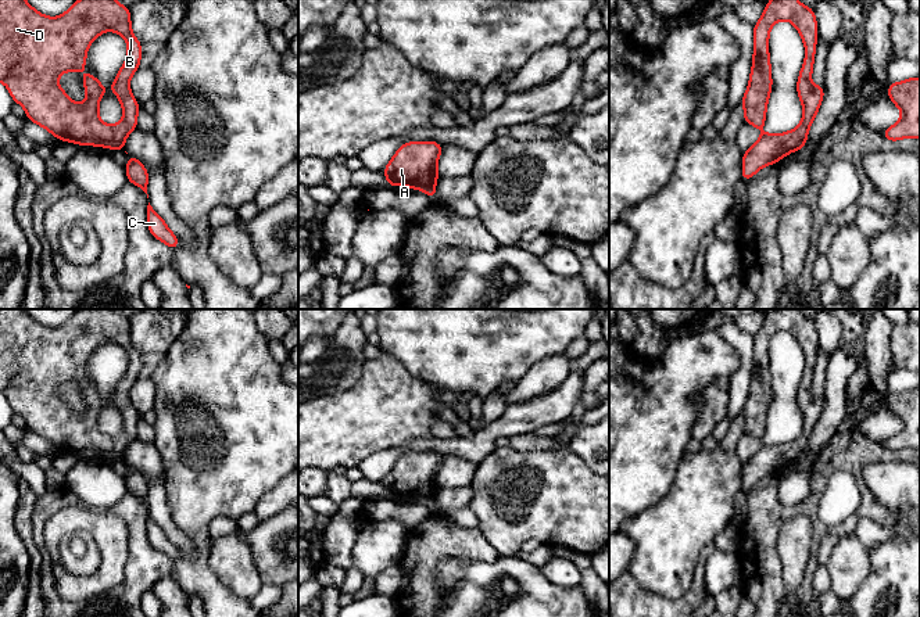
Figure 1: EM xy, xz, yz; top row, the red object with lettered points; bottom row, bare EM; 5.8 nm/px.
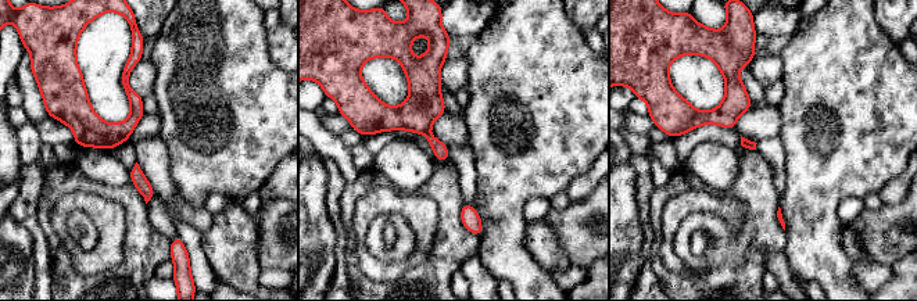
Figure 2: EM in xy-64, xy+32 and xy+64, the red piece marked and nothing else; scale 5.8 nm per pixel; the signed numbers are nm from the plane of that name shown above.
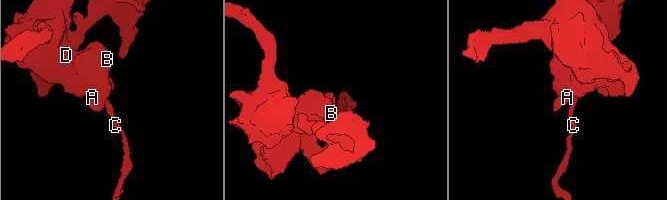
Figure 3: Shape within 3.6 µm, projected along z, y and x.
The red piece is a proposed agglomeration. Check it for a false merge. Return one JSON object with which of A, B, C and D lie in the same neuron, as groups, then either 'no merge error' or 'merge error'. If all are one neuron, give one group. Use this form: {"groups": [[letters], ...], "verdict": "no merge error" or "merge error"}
{"groups": [["A", "B", "D"], ["C"]], "verdict": "merge error"}

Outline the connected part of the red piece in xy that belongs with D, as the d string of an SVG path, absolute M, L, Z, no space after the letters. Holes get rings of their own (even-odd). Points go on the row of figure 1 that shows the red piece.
M0 0L0 80L7 86L14 103L26 111L26 119L47 129L62 141L79 146L112 147L123 146L128 134L137 128L140 104L132 96L129 80L139 69L142 43L130 28L130 10L115 0L76 0L62 15L50 18L26 3L26 0ZM103 32L118 32L128 44L128 57L118 71L111 90L119 98L123 110L118 125L107 125L99 119L99 101L105 87L93 73L83 73L86 101L75 104L58 86L57 78L69 71L83 71L86 51L92 42Z

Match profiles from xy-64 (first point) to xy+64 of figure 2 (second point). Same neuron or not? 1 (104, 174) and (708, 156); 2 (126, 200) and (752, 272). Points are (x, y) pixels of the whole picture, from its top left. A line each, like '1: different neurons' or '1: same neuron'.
1: same neuron
2: same neuron

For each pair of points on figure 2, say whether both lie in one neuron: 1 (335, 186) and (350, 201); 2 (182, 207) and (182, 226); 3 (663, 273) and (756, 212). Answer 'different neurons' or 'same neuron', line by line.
1: different neurons
2: different neurons
3: same neuron

